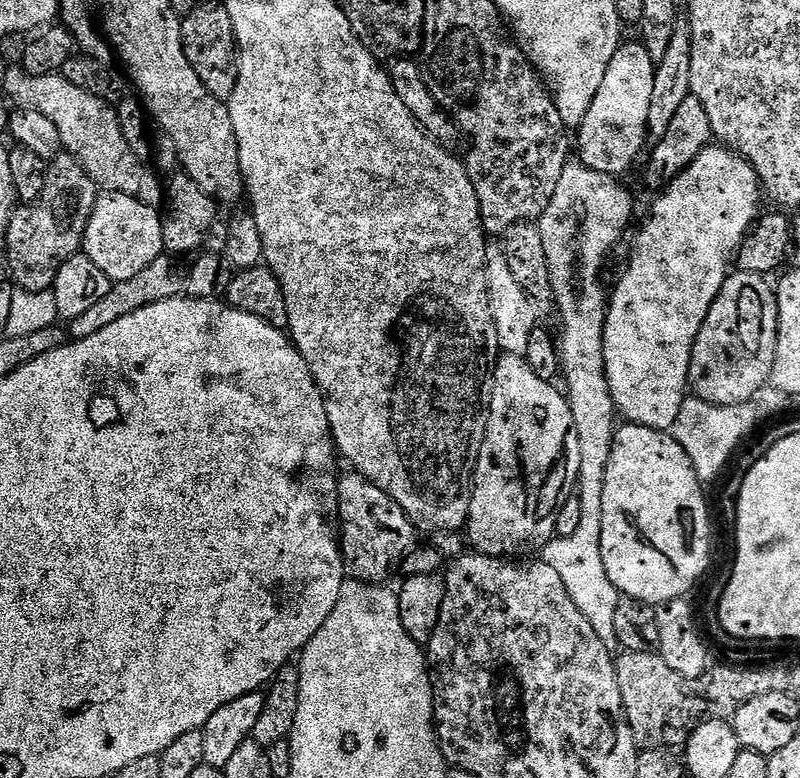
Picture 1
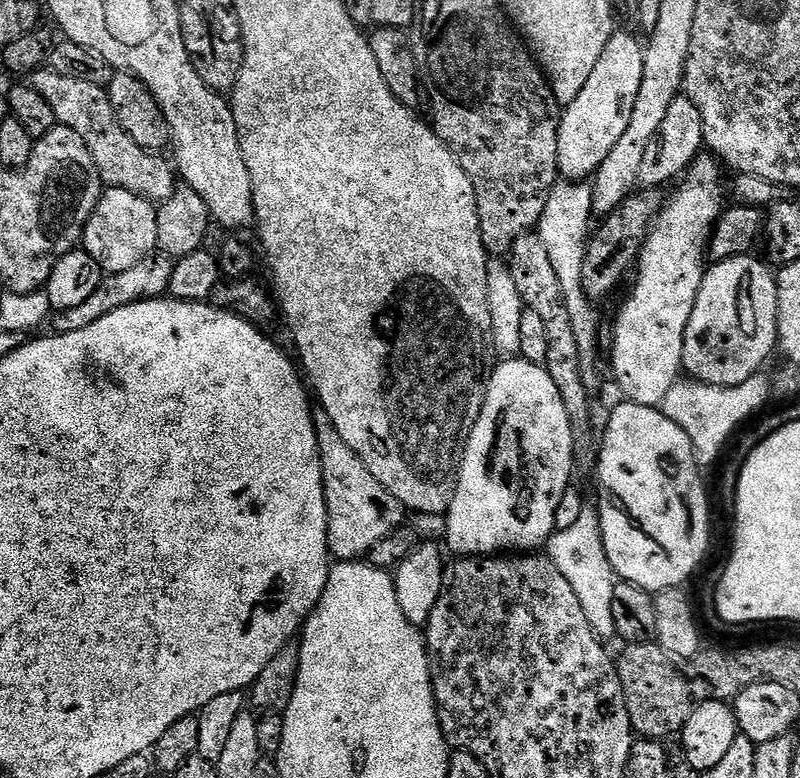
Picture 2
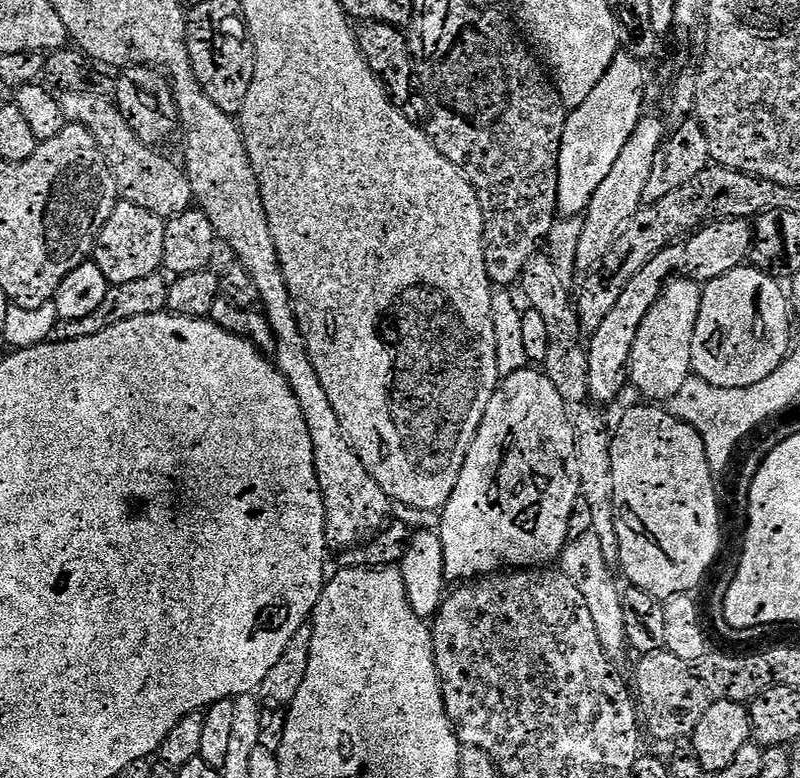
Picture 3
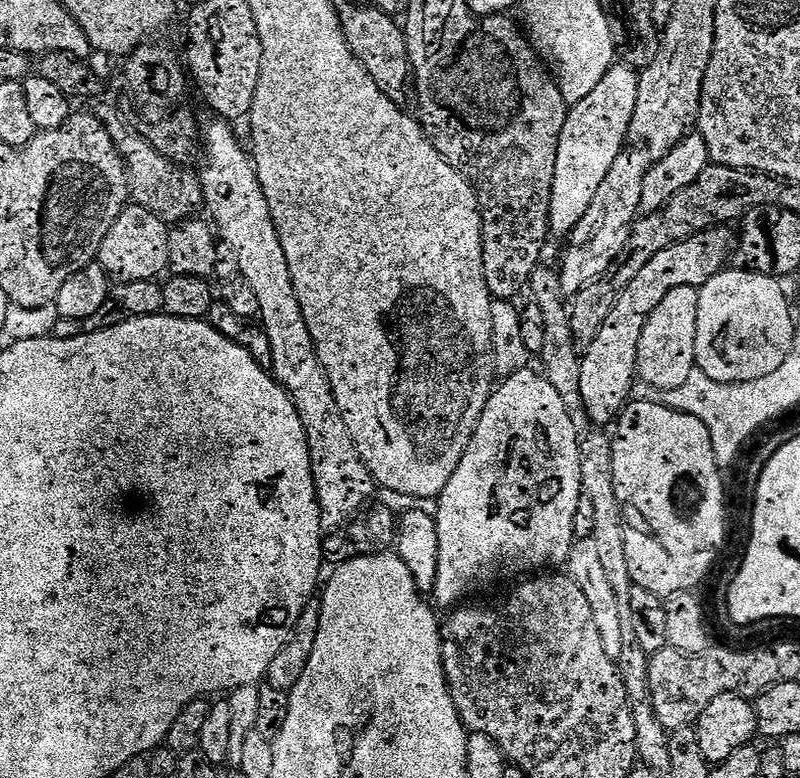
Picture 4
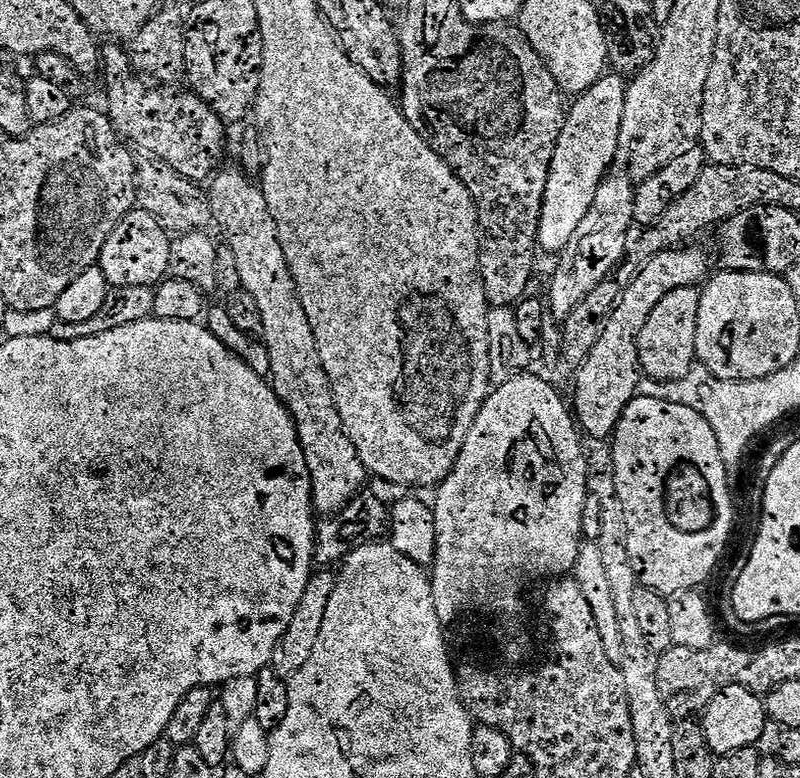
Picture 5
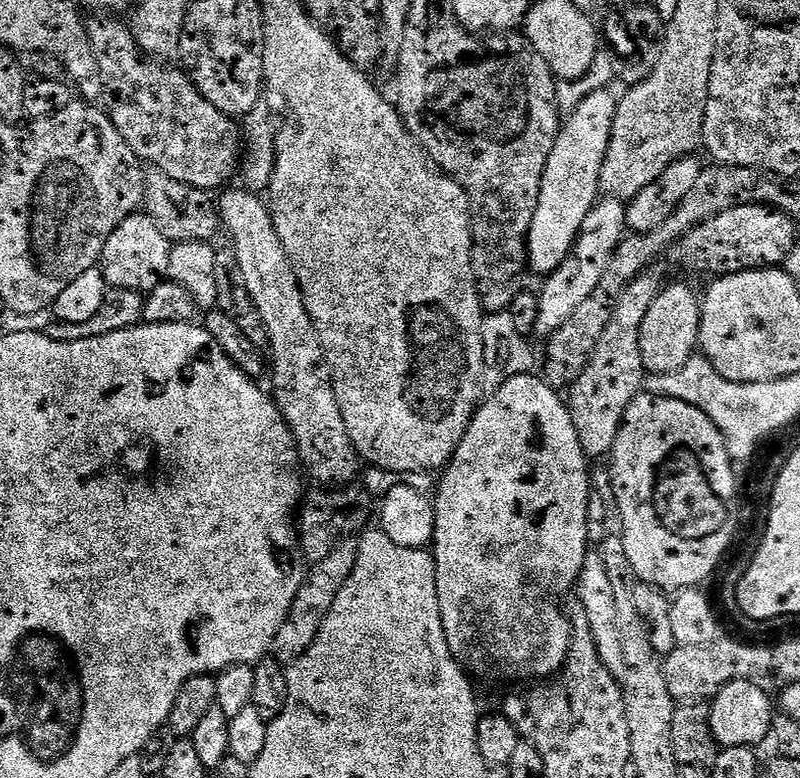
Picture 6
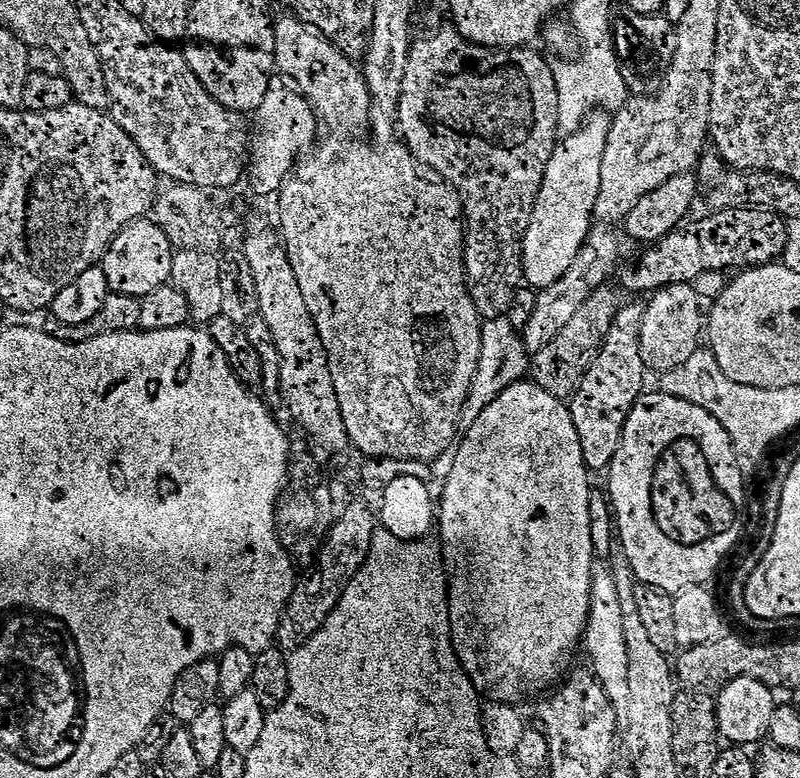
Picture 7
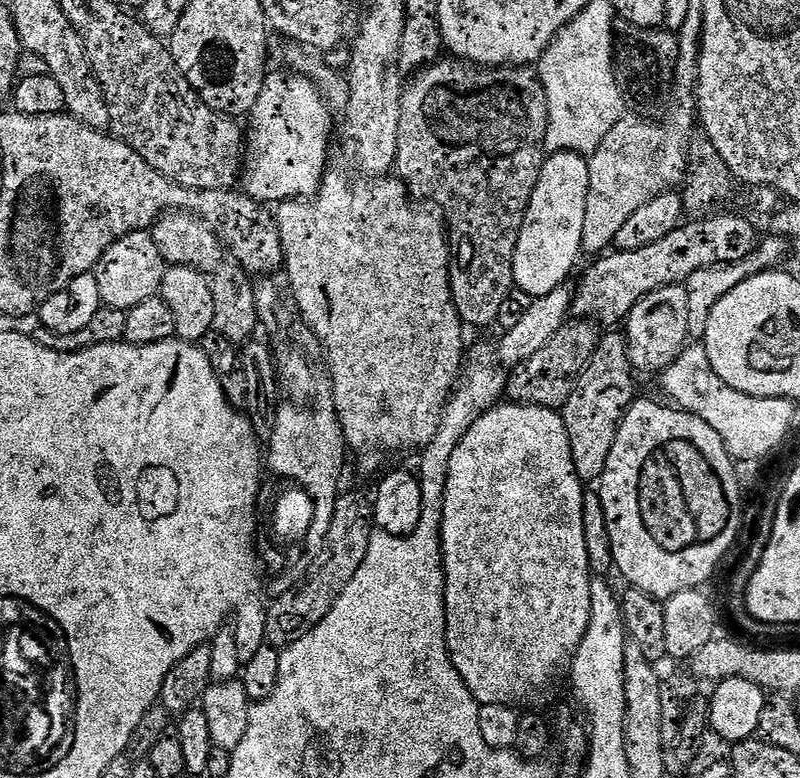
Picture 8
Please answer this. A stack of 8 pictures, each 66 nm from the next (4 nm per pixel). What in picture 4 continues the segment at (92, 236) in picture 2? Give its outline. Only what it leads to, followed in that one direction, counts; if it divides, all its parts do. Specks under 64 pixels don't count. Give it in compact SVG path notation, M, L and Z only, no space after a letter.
M135 206L125 207L124 213L117 218L114 226L110 226L110 234L106 234L100 247L98 262L104 267L109 281L129 284L163 277L168 268L169 231L169 225L150 214L150 210Z

